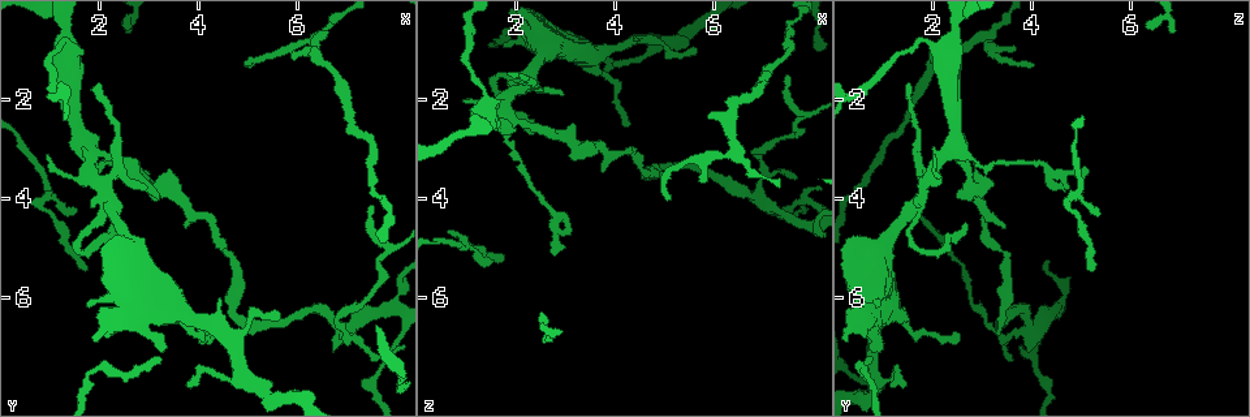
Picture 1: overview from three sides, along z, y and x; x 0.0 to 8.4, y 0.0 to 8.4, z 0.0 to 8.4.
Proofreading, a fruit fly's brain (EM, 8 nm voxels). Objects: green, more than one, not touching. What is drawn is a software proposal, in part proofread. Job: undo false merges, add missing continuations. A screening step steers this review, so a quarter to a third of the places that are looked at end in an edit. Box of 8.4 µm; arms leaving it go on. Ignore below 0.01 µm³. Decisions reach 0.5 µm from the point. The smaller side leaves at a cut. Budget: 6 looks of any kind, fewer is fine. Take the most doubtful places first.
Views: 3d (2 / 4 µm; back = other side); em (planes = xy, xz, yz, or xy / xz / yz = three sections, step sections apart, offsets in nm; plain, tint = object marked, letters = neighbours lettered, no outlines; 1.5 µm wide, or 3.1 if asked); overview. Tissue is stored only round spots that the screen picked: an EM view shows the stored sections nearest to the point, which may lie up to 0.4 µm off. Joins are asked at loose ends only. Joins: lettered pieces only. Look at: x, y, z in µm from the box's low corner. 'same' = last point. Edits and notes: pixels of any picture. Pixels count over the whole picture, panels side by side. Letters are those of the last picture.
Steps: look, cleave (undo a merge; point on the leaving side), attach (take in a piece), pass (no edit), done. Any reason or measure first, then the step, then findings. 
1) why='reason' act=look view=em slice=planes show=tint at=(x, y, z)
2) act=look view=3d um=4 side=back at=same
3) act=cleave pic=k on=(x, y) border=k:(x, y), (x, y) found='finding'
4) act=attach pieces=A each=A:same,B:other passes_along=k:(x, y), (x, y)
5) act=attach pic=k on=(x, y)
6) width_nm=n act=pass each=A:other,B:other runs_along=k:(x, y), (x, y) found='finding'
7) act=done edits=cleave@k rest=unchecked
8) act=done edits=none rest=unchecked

why='looks like a crossing' act=look view=3d um=4 at=(2.25, 4.15, 1.60)

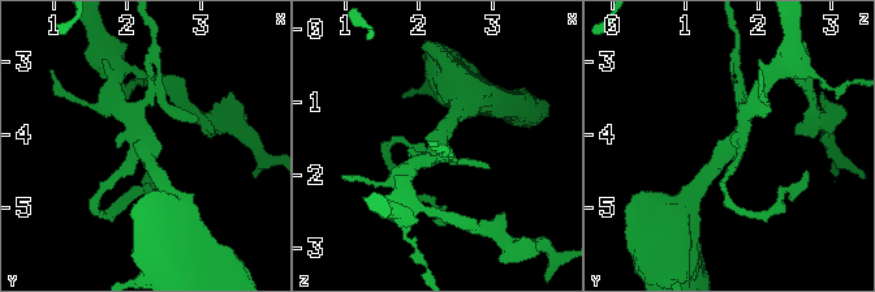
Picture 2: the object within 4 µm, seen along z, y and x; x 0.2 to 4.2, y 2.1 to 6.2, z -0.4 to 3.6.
arms=4 why='need the tissue' act=look view=em slice=planes show=letters at=(2.20, 4.20, 1.60)

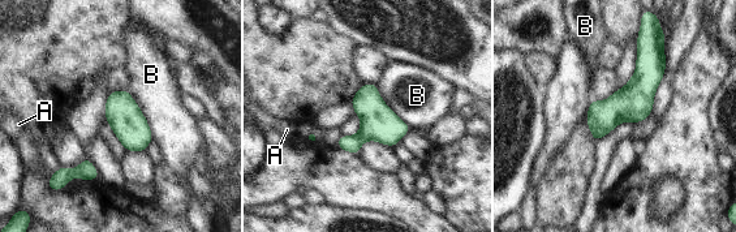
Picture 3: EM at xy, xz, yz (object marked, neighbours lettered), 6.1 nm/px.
width_nm=220 act=pass each=A:other,B:other runs_along=3:(641, 46), (644, 82), (597, 136) found='all the same cell'

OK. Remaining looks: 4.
why='narrows sharply' act=look view=em slice=yz step=4 show=plain at=(4.30, 4.35, 3.10)

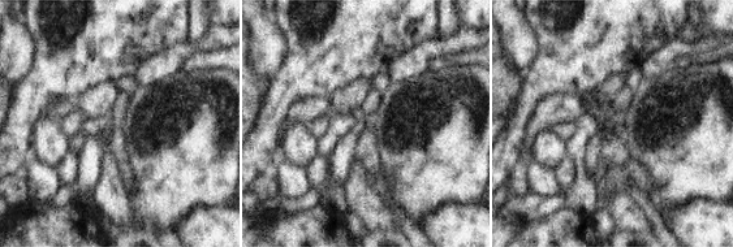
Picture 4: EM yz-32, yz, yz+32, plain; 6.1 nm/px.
why='where the object lies' act=look view=em slice=yz step=4 show=tint at=same

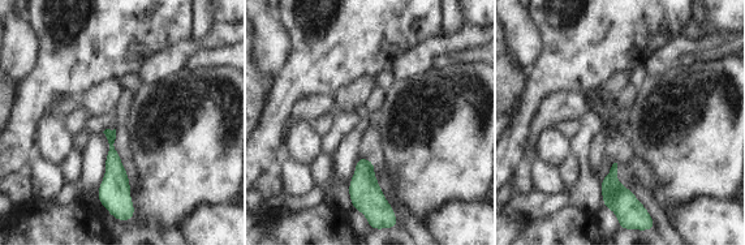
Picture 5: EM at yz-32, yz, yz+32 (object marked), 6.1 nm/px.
act=look view=em slice=yz step=4 show=letters at=same

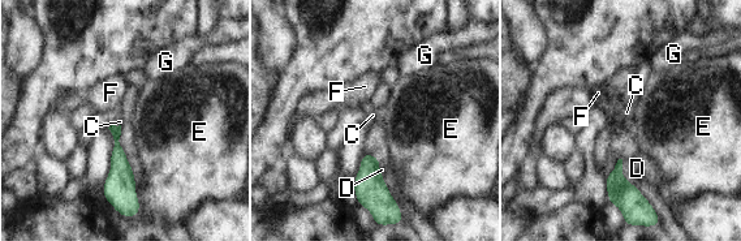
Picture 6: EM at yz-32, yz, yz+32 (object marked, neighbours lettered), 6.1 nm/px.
act=pass each=C:other,D:other,E:other,F:other,G:other border=6:(134, 181), (134, 192), (139, 206) found='continuous, no second cell'

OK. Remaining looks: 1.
act=done edits=none rest=unchecked

